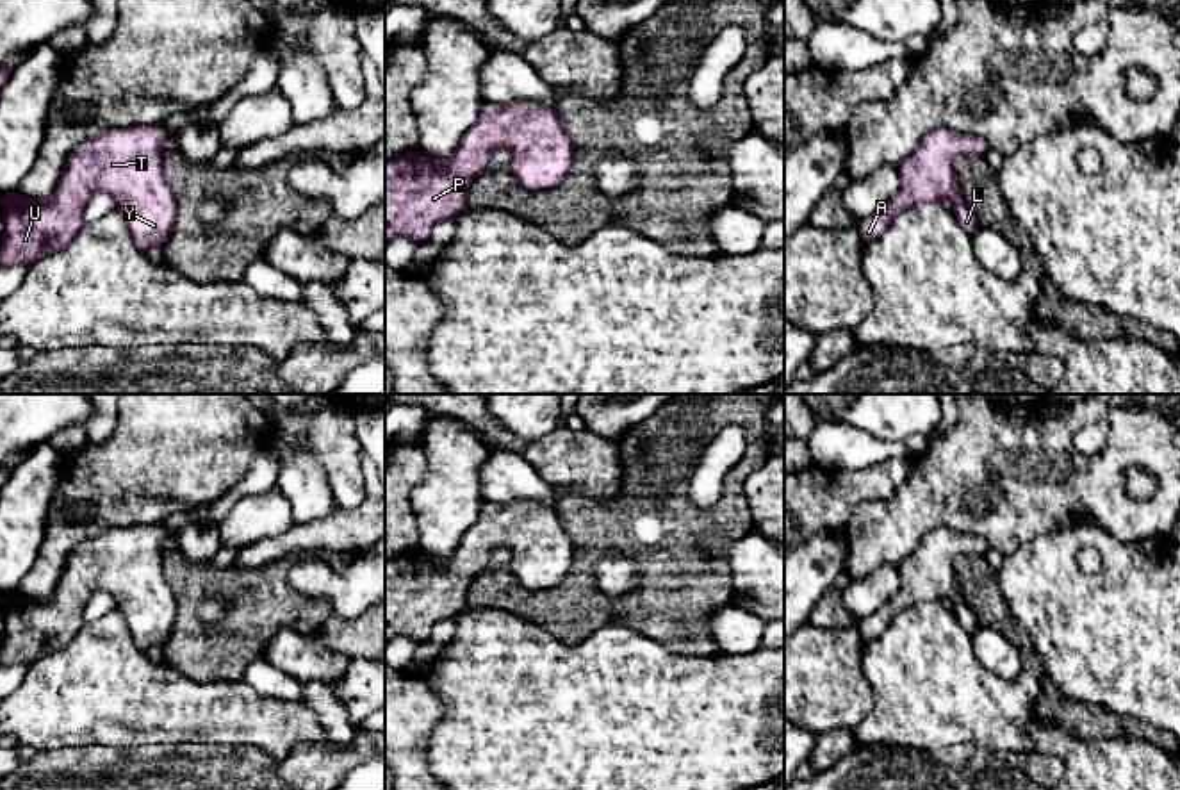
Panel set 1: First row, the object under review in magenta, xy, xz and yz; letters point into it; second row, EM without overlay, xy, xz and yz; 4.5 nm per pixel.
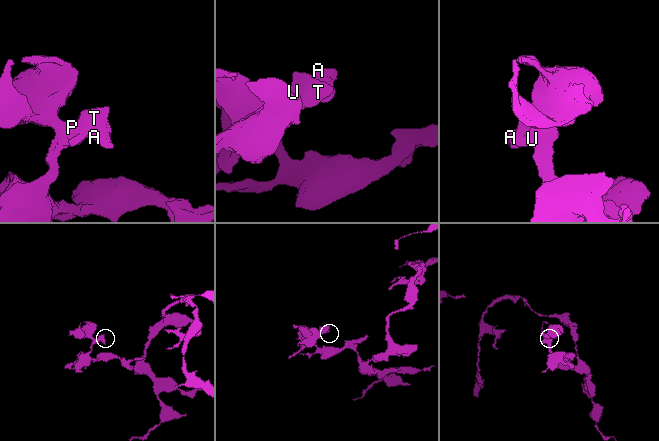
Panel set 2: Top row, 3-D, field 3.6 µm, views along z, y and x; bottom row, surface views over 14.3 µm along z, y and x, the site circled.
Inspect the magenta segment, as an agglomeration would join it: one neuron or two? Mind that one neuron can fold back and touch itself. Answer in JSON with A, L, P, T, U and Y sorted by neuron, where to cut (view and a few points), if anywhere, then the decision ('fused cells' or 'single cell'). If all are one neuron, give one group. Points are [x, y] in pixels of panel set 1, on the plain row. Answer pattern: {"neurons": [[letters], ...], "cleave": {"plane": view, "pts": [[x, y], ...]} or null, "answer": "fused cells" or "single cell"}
{"neurons": [["A", "L", "P", "T", "U", "Y"]], "cleave": null, "answer": "single cell"}

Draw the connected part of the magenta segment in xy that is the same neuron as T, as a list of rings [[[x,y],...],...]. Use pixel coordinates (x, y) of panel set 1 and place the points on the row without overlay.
[[[160,523],[103,530],[75,546],[50,599],[2,592],[0,665],[29,665],[68,646],[82,630],[86,603],[96,590],[114,597],[139,651],[166,644],[176,619],[176,599],[162,569],[168,539]]]

